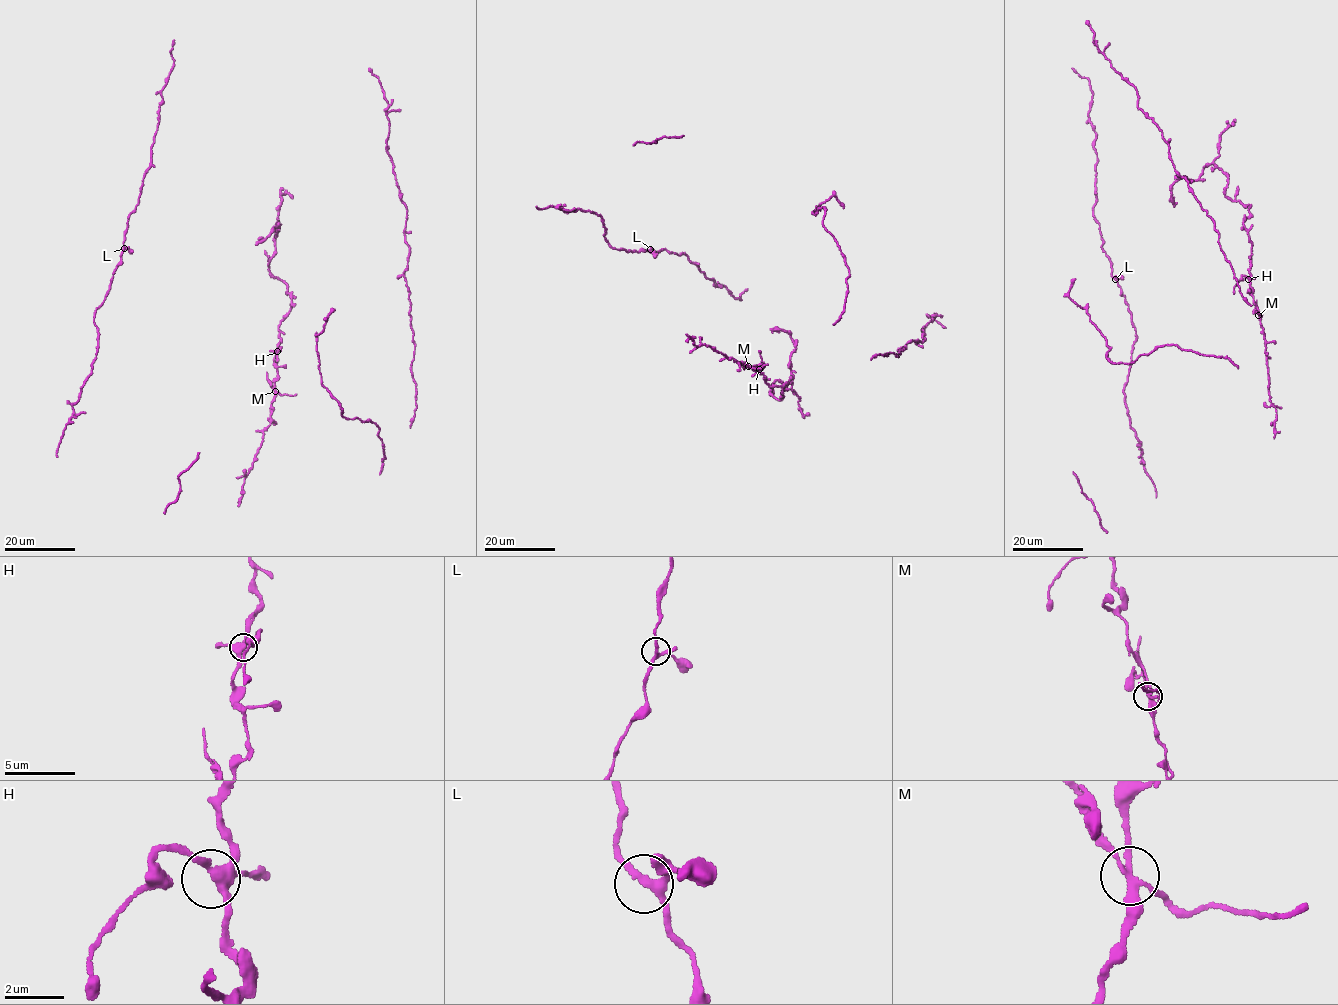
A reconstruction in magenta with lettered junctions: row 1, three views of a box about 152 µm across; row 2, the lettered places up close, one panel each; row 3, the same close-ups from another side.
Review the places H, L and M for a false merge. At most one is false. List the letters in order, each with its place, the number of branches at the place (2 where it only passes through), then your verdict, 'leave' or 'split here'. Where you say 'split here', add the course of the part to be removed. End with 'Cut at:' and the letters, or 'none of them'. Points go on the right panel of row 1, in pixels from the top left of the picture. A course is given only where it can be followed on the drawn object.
H: (1248, 279) | 4 | leave
L: (1115, 279) | 3 | leave
M: (1258, 315) | 4 | split here
Cut at: M

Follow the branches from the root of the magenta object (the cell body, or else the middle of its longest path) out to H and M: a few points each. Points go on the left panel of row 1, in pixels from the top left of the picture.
H: (277, 230), (269, 271), (287, 285), (292, 305), (278, 328), (277, 351)
M: (277, 230), (269, 271), (287, 285), (292, 305), (278, 328), (275, 391)

